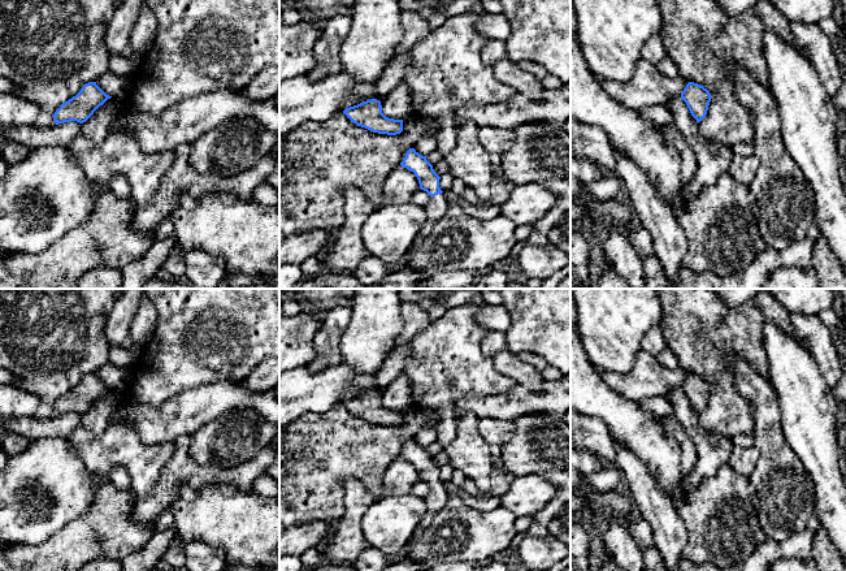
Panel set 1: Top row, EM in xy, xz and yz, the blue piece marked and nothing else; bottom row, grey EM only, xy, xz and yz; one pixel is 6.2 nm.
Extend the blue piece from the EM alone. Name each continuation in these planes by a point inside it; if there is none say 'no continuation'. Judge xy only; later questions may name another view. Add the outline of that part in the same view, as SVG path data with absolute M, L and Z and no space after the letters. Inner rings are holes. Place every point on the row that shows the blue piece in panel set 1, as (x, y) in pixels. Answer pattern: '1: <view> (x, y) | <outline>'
no continuation

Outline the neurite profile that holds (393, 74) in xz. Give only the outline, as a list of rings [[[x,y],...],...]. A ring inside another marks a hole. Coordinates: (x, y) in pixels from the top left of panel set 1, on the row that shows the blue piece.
[[[411,53],[396,55],[378,79],[377,100],[382,101],[389,92],[403,82],[404,72],[411,64]]]

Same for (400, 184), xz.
[[[398,165],[383,183],[383,204],[403,204],[411,202],[411,196],[420,189],[413,172]]]

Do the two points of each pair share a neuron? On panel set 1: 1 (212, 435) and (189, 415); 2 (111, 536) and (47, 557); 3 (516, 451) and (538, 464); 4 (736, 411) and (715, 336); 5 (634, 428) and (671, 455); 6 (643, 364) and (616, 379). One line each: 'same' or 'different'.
1: different
2: same
3: same
4: same
5: same
6: same

